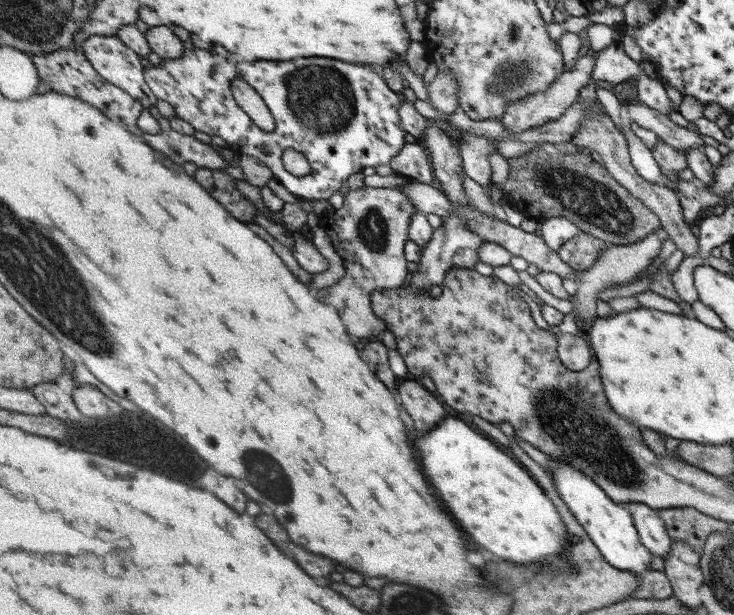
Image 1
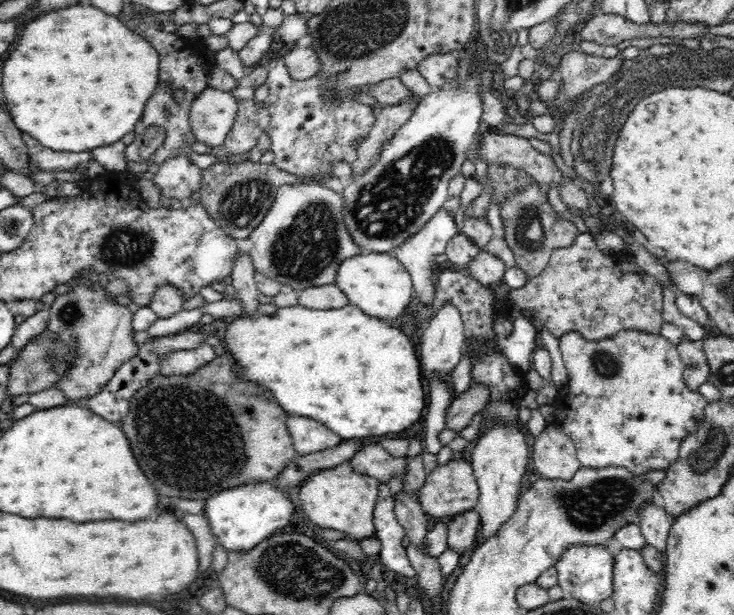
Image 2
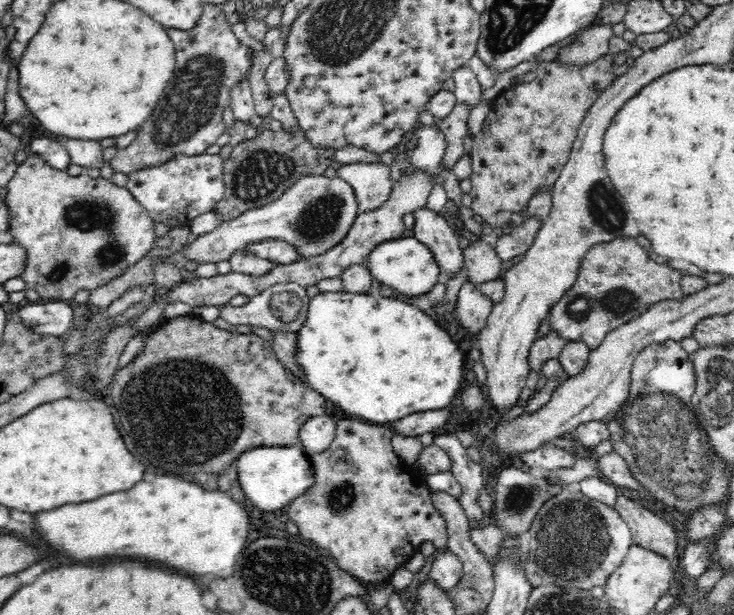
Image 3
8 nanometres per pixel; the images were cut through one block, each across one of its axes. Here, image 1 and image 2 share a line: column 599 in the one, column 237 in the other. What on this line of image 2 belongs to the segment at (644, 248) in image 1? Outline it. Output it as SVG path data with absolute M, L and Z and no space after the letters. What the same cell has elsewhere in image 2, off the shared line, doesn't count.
M240 252L236 256L236 264L232 270L232 286L236 286L236 292L240 294L240 302L244 302L244 318L252 318L256 316L256 296L260 294L258 286L256 286L256 266L252 260L252 254L244 254Z

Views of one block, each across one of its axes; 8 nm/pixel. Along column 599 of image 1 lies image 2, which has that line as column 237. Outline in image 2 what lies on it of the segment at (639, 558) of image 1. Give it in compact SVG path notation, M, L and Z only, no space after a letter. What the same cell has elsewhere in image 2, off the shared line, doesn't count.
M274 482L244 484L232 490L224 490L204 502L204 518L214 538L214 546L232 554L256 550L260 542L268 540L276 530L284 528L290 522L294 510L296 508L290 502L290 496L278 490Z

